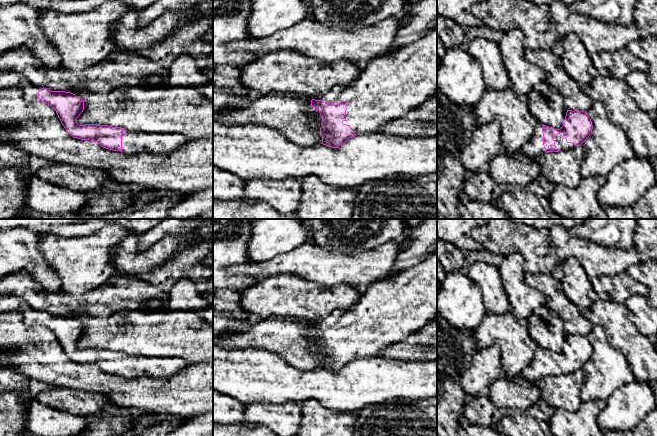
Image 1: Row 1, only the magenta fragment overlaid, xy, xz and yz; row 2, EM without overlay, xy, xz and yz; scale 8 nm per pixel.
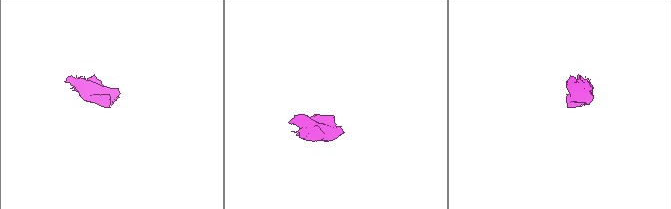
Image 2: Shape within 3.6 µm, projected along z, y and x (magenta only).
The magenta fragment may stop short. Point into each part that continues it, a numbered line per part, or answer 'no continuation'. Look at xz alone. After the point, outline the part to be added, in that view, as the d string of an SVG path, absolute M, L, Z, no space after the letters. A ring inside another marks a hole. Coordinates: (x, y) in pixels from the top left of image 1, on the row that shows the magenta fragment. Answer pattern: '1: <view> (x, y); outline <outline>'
1: xz (388, 88); outline M437 27L431 29L427 32L424 36L422 36L419 40L415 41L414 43L406 46L405 48L393 53L388 57L383 57L380 59L375 59L367 63L366 68L362 71L361 75L353 81L349 85L339 85L334 87L331 91L328 91L322 95L313 96L315 100L343 100L349 103L346 107L346 114L340 116L341 118L345 118L346 120L343 121L343 124L349 125L353 130L354 134L371 134L371 133L379 133L380 129L383 124L386 122L399 118L405 114L407 114L413 108L421 105L424 103L429 97L434 95L435 91L437 90Z

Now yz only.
1: yz (564, 145); outline M558 134L556 137L553 138L553 140L555 140L555 146L561 151L561 150L568 150L568 149L572 149L575 147L574 144L571 143L567 143L566 139L563 139L563 142L560 142L560 134Z

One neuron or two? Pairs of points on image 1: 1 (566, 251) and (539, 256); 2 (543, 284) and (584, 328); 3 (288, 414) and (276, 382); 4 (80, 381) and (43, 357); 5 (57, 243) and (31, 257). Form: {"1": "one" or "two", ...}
{"1": "two", "2": "one", "3": "two", "4": "one", "5": "two"}

